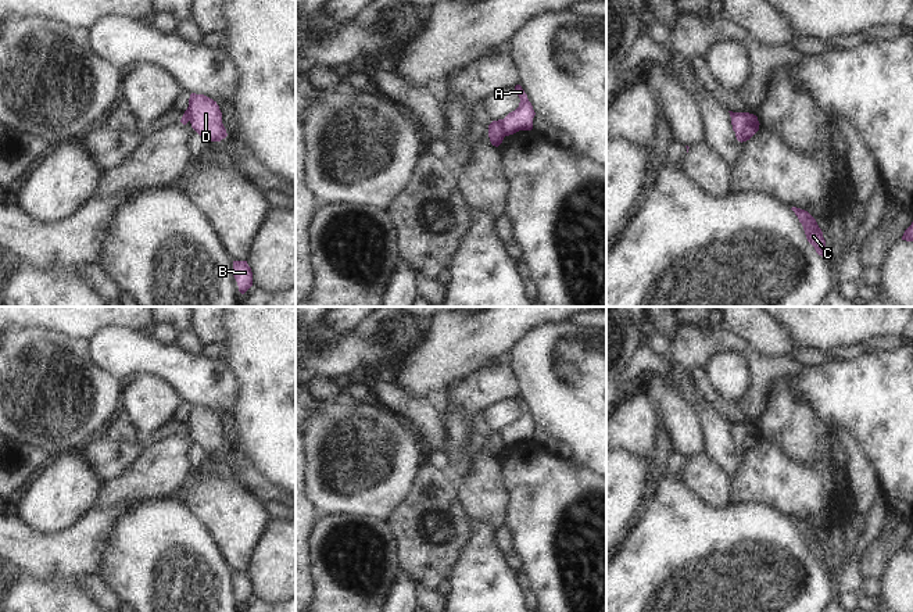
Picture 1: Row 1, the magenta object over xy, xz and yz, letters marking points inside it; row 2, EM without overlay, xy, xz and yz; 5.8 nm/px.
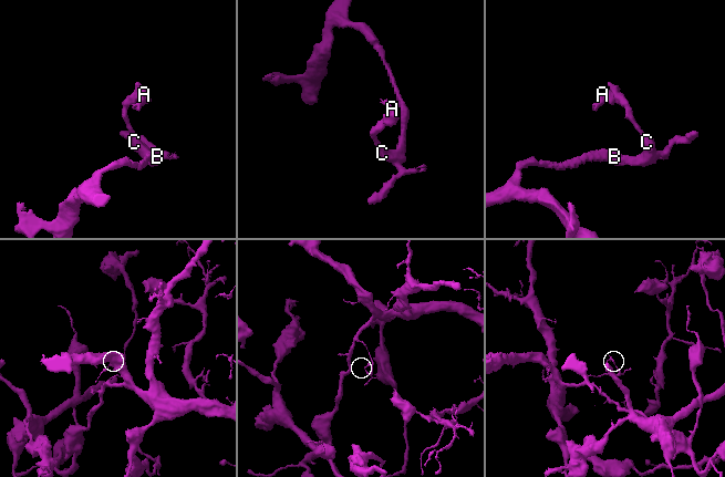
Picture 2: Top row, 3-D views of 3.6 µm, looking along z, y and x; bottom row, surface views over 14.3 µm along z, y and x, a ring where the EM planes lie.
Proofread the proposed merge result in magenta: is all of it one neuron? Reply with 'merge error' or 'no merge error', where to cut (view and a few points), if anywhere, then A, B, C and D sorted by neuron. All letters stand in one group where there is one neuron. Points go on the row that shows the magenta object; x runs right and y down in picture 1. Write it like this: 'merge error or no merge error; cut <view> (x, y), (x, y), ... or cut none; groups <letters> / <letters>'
merge error; cut xz (496, 121), (505, 135); groups A D / B C

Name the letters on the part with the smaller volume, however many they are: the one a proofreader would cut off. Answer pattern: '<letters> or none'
A, D

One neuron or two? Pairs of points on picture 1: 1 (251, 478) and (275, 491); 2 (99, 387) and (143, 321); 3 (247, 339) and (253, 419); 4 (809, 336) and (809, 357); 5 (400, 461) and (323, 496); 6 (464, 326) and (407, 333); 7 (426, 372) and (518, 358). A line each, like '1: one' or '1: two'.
1: one
2: two
3: one
4: two
5: one
6: two
7: two

